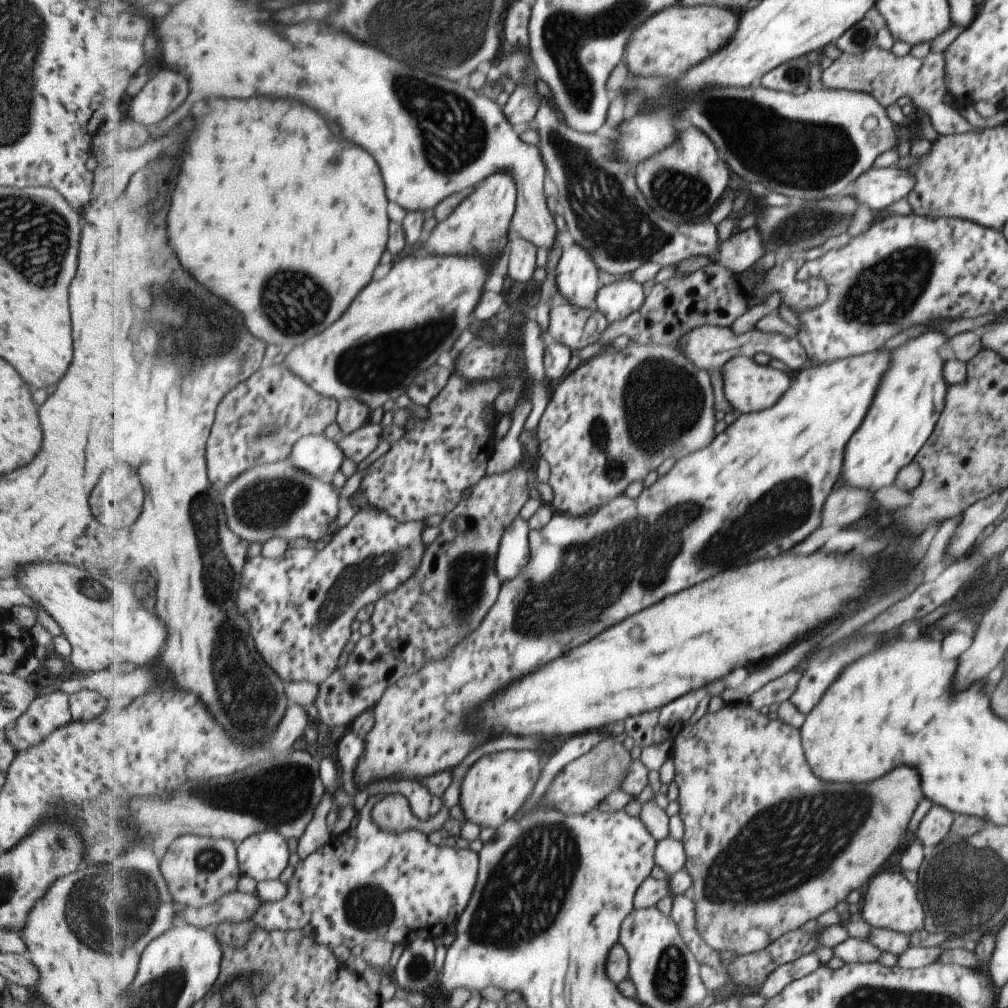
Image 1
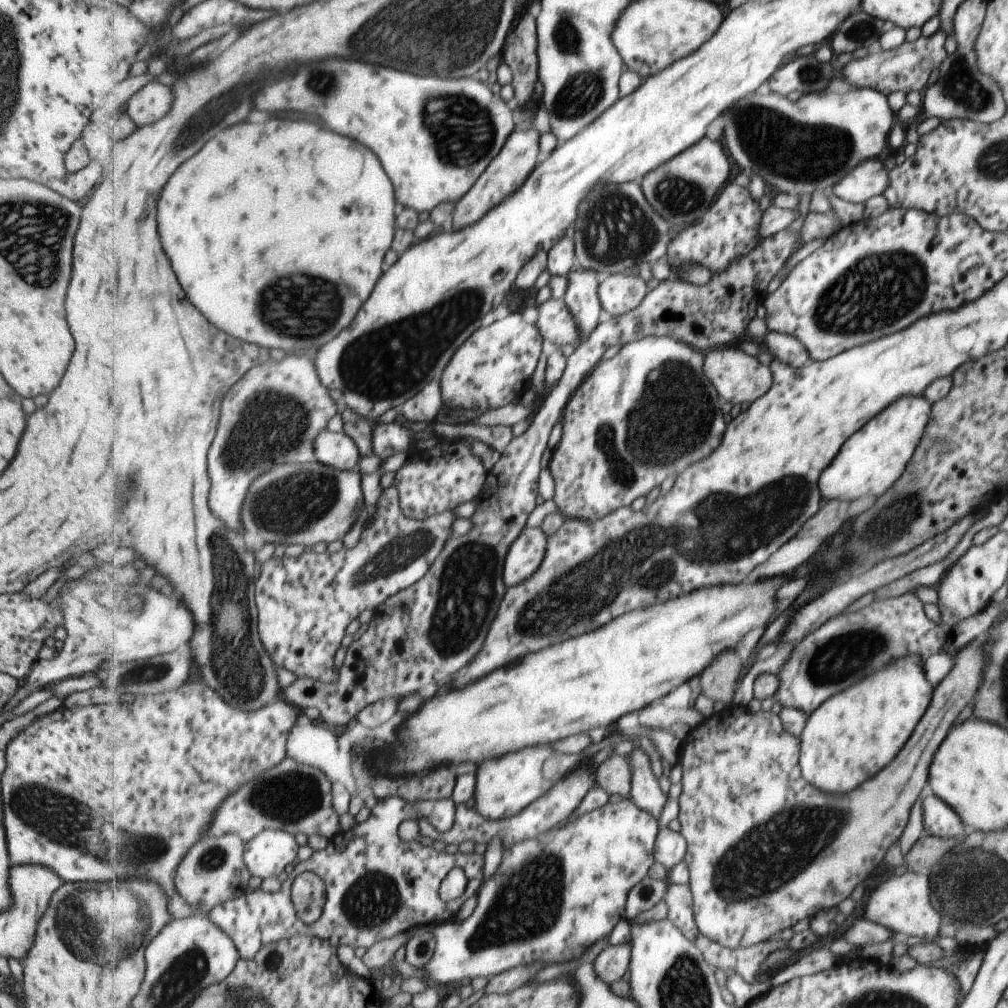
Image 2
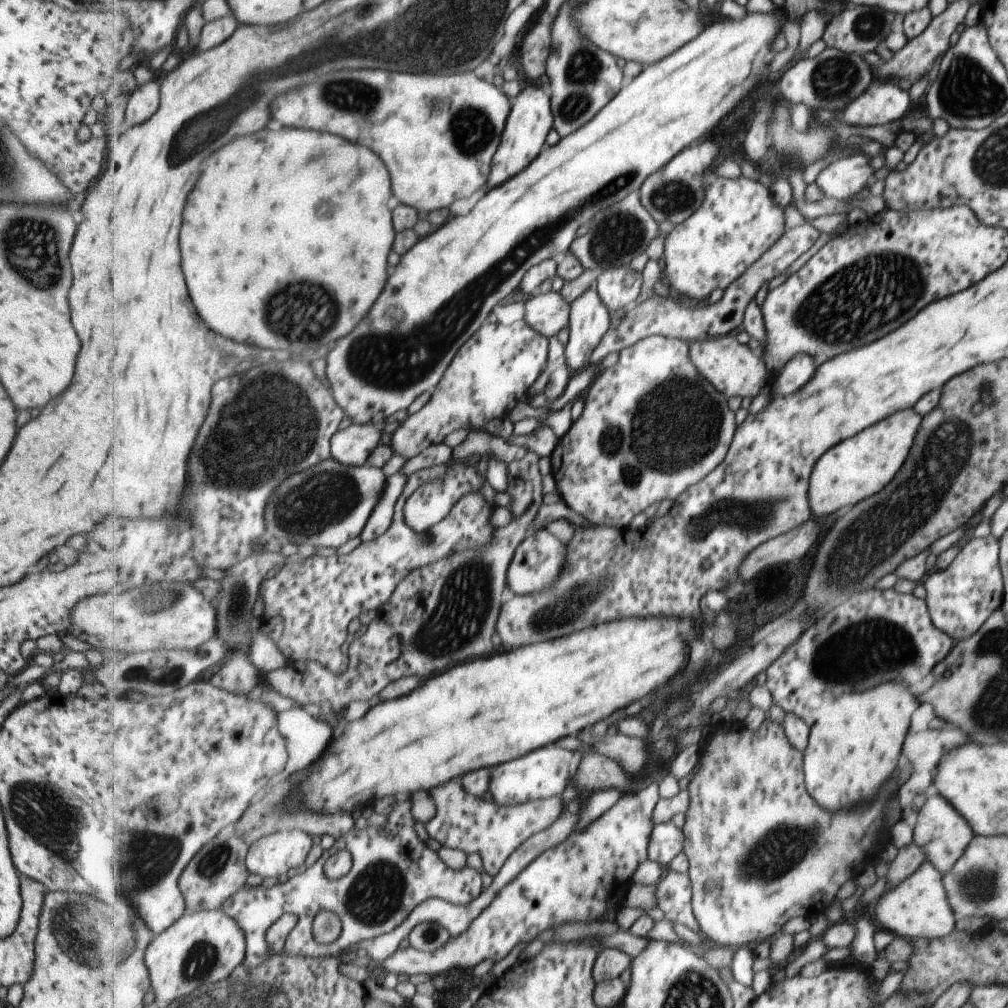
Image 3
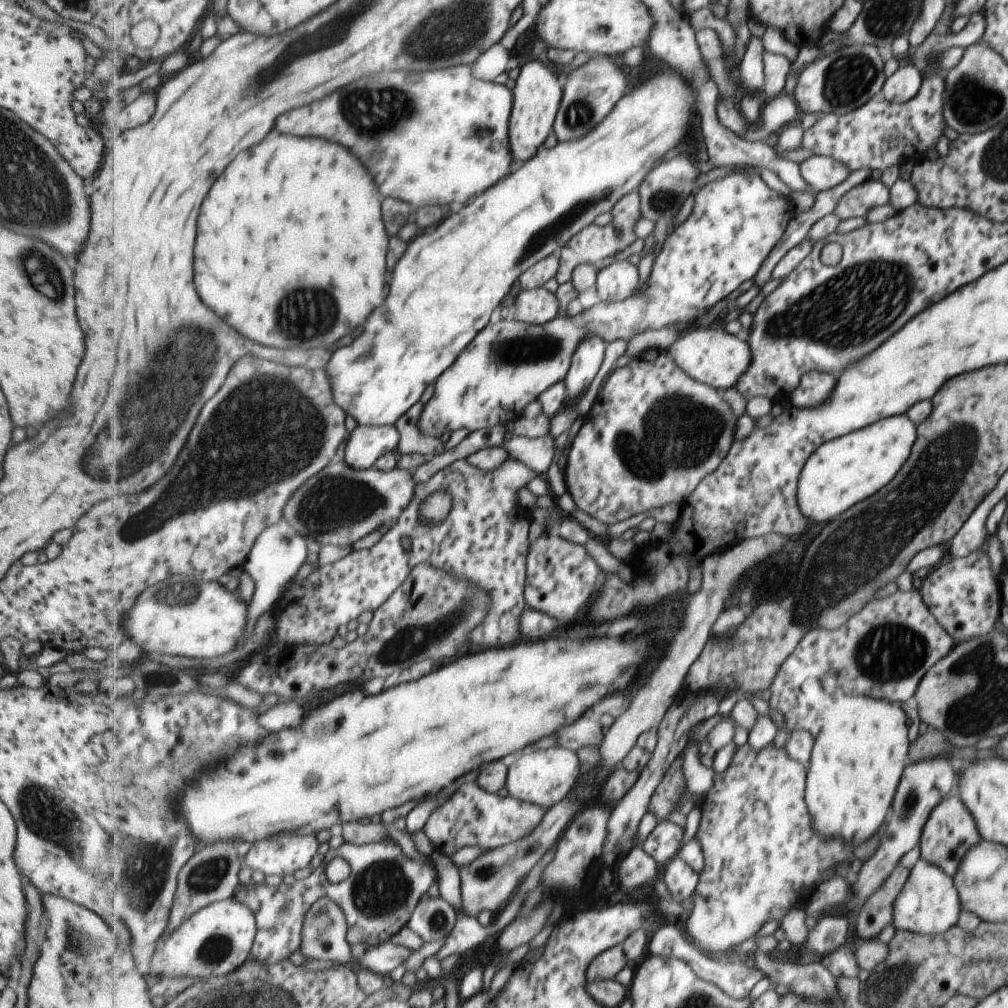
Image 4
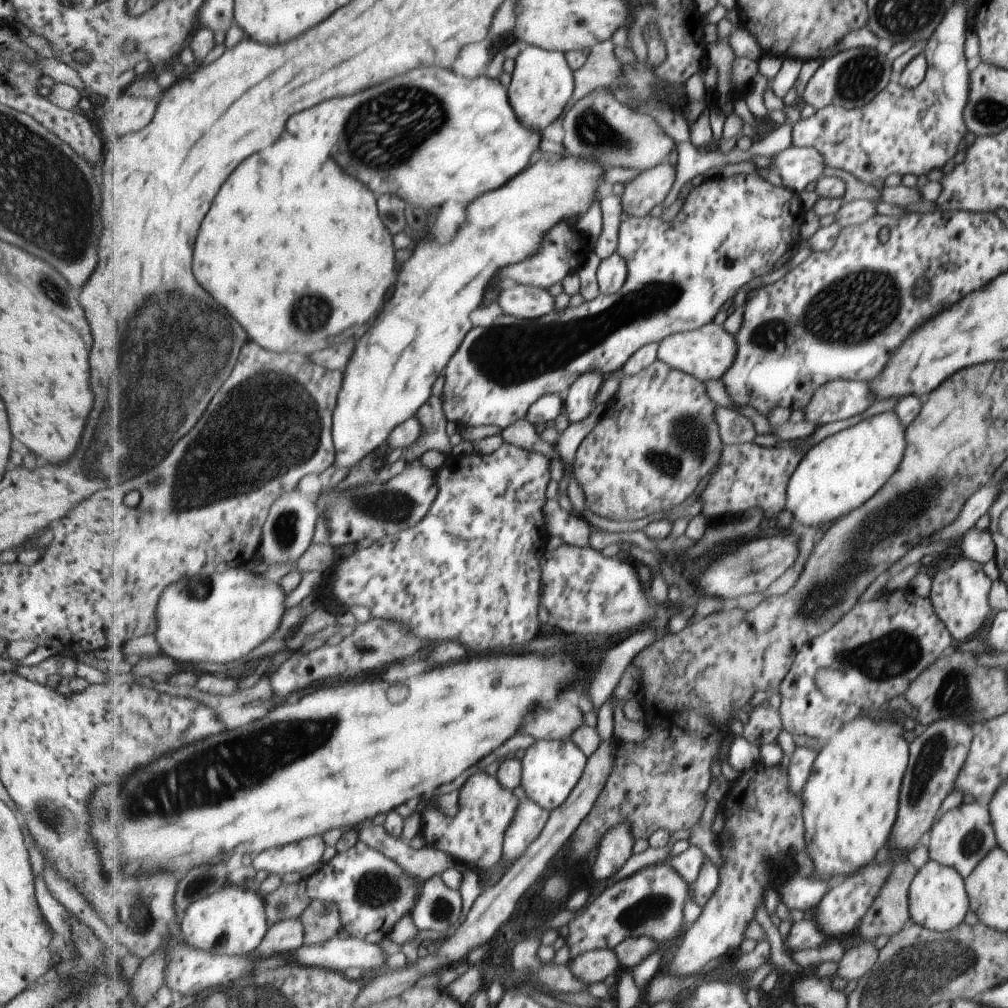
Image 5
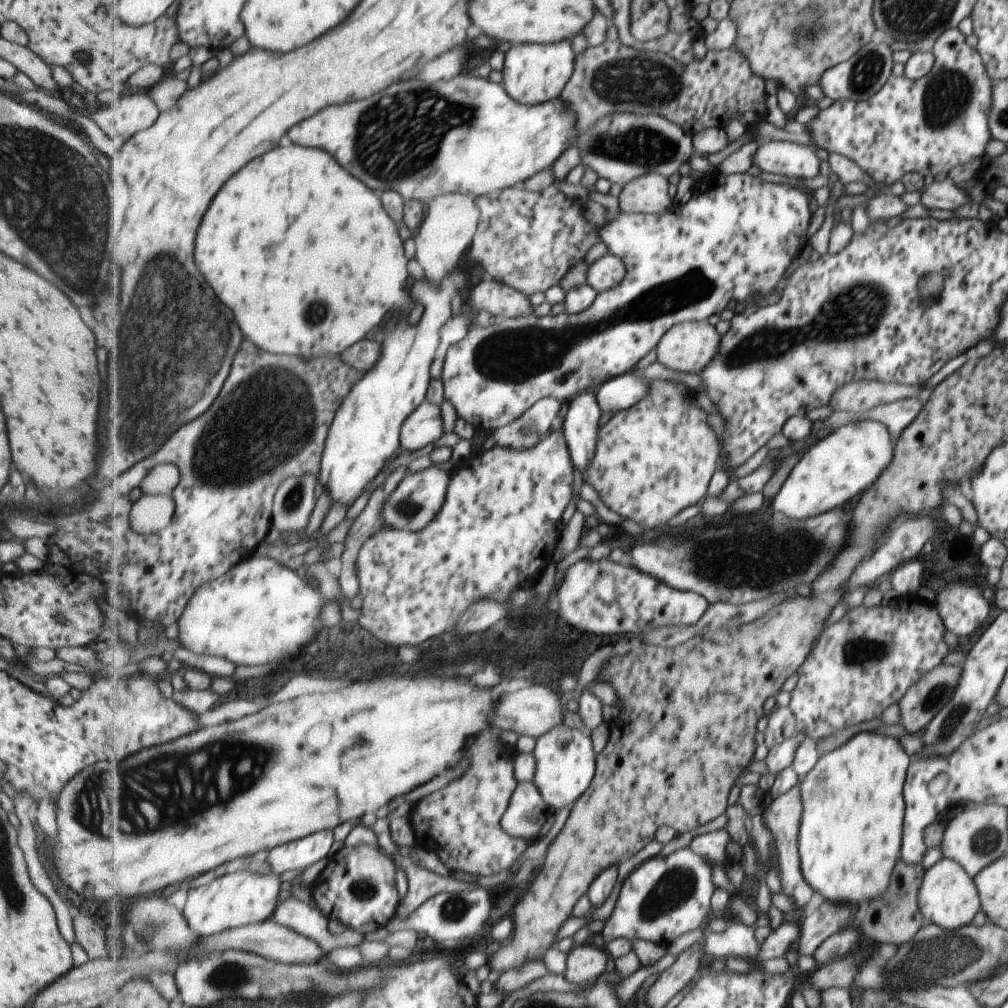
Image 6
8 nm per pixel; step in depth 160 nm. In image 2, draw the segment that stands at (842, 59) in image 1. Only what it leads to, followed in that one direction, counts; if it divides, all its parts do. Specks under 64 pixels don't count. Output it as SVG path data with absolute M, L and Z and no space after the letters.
M937 30L932 36L920 36L917 40L904 41L894 50L879 50L873 54L867 54L859 60L851 59L845 64L844 76L849 86L855 89L873 88L882 94L890 94L896 91L903 93L922 92L937 69L941 60L945 58L944 41L947 36Z

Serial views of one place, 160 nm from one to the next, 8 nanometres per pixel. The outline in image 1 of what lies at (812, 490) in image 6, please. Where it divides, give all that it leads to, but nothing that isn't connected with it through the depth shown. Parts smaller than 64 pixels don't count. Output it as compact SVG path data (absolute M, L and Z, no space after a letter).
M923 332L891 350L891 366L883 374L877 394L869 404L865 426L853 434L853 442L845 450L845 470L841 470L843 486L865 488L869 492L891 486L897 472L919 452L943 410L948 385L943 370L948 357L941 350L947 344L945 334Z

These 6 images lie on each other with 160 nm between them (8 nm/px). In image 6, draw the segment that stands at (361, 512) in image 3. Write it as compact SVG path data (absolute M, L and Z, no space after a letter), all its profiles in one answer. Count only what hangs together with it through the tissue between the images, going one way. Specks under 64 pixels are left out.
M439 465L415 472L406 472L396 489L388 496L383 509L387 528L417 532L427 528L439 516L439 512L447 500L451 482L449 471Z

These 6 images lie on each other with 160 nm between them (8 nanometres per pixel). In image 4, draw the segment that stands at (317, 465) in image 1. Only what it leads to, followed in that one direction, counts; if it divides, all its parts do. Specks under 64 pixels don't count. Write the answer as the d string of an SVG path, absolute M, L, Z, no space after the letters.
M359 425L346 438L343 461L355 470L369 469L381 456L397 450L395 425Z

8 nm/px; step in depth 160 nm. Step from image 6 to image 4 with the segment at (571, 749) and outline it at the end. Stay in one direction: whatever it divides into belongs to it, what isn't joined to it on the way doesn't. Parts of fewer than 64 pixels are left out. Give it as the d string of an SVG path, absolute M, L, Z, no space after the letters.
M559 744L548 749L535 749L527 753L524 751L508 770L506 790L516 799L529 801L549 810L572 792L578 782L580 770L580 755Z

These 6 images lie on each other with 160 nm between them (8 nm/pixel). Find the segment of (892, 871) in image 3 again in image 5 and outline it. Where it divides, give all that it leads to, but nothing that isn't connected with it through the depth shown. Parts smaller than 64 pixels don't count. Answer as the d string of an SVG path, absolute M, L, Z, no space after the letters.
M905 859L895 863L877 896L859 919L857 932L865 940L874 941L877 936L891 936L909 922L908 888L916 868Z

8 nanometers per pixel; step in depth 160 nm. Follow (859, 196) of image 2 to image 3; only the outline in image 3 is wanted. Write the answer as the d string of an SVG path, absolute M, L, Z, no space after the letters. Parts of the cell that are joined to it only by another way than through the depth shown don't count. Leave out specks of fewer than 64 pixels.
M861 151L851 152L847 157L833 159L819 172L815 184L824 196L843 201L867 187L873 176L869 157Z

